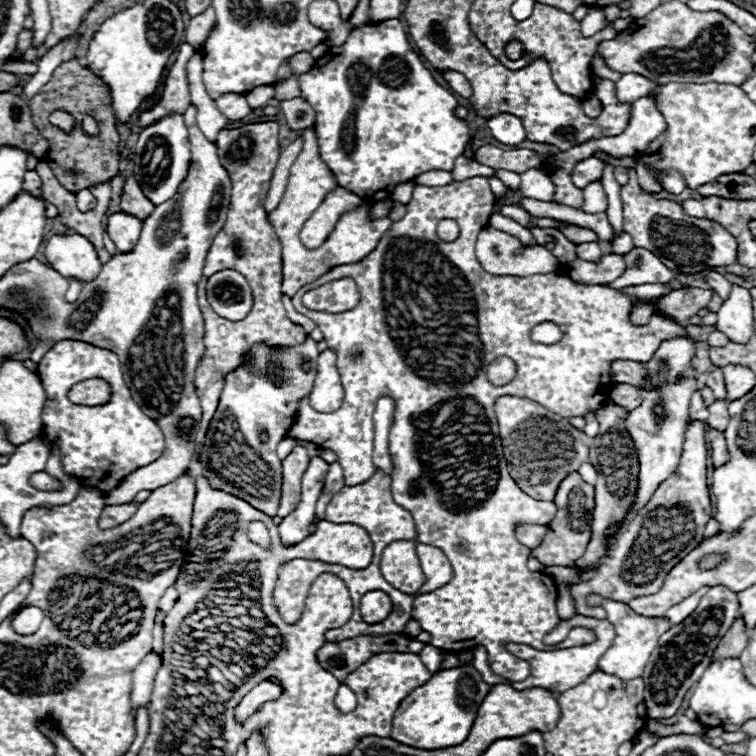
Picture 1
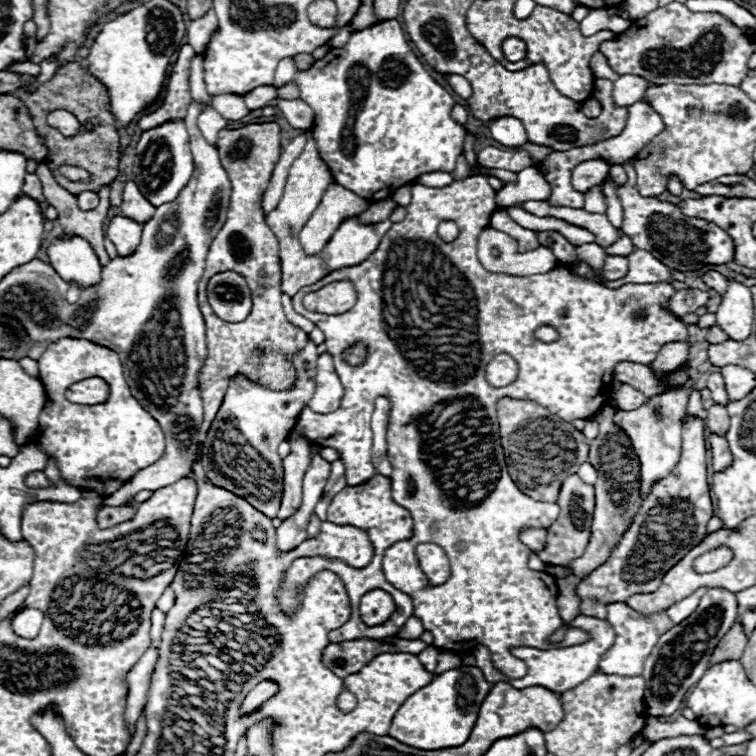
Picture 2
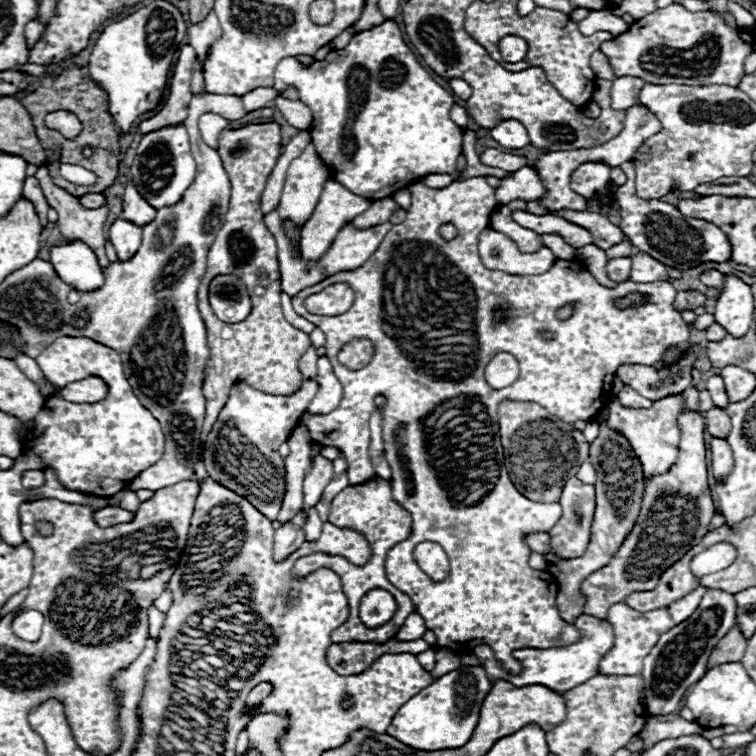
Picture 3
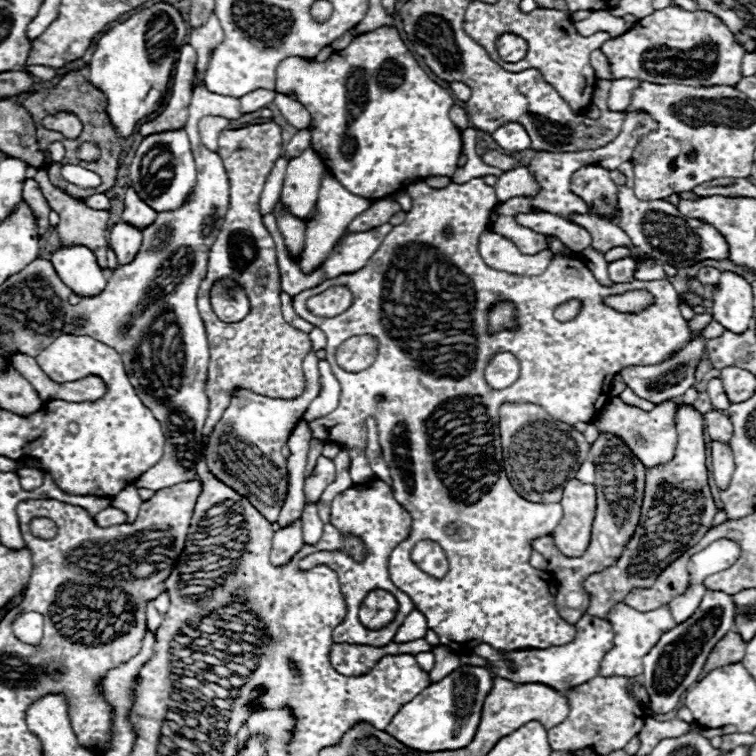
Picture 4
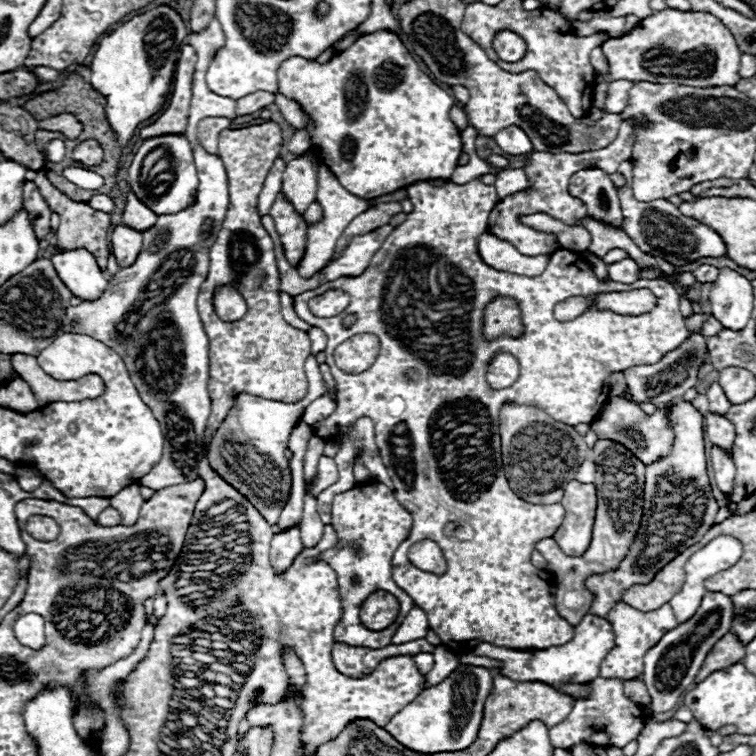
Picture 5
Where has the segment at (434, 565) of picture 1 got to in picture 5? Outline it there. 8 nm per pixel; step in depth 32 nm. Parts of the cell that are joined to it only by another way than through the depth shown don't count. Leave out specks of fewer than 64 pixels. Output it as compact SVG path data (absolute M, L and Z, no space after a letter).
M422 540L422 542L416 542L410 552L408 552L410 560L422 568L422 570L430 570L430 572L436 572L436 574L442 574L446 570L446 562L442 558L442 552L440 548L430 542L430 540Z

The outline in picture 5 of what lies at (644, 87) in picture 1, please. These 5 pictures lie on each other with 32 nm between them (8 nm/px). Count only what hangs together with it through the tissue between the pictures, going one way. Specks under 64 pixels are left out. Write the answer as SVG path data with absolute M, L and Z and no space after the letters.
M614 80L612 84L608 84L608 96L604 102L604 112L612 112L618 114L622 112L622 108L628 102L628 90L634 86L632 80Z

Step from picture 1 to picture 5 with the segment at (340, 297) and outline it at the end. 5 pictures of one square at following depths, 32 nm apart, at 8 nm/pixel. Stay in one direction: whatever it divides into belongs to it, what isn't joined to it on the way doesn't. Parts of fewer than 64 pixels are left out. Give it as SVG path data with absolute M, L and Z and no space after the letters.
M328 290L326 294L310 300L310 310L322 318L338 316L340 312L344 312L346 302L348 302L348 296L342 290Z

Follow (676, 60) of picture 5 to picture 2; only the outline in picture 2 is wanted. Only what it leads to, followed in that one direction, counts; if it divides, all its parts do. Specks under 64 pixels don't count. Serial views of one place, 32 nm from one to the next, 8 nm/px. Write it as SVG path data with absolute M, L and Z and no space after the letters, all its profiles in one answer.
M670 2L664 8L656 8L644 18L638 18L630 24L630 28L622 34L618 34L612 40L606 40L600 44L600 52L606 56L610 68L624 76L624 74L636 74L652 84L730 84L738 86L748 76L748 56L754 52L754 44L744 36L744 32L734 26L730 20L726 20L718 12L690 12L680 2Z

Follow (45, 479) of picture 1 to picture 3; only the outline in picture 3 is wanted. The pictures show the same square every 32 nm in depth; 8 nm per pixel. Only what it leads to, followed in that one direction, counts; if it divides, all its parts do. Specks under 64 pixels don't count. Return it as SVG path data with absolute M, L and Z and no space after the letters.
M28 470L22 476L22 486L24 488L38 488L44 484L44 472L42 470Z

